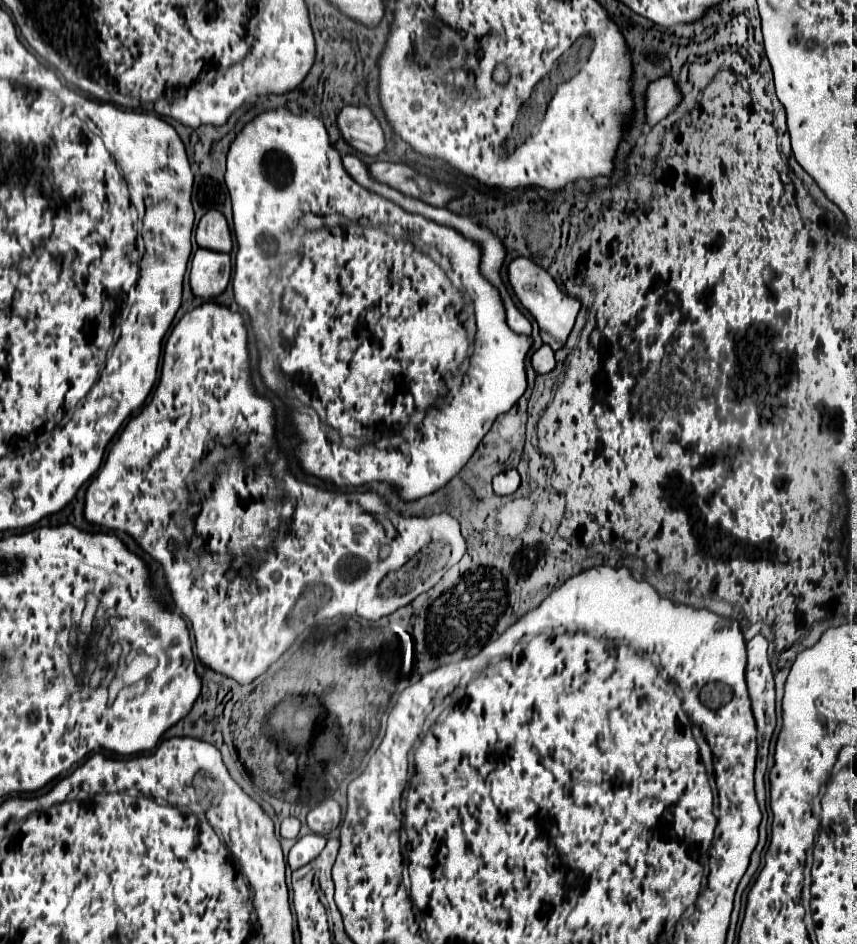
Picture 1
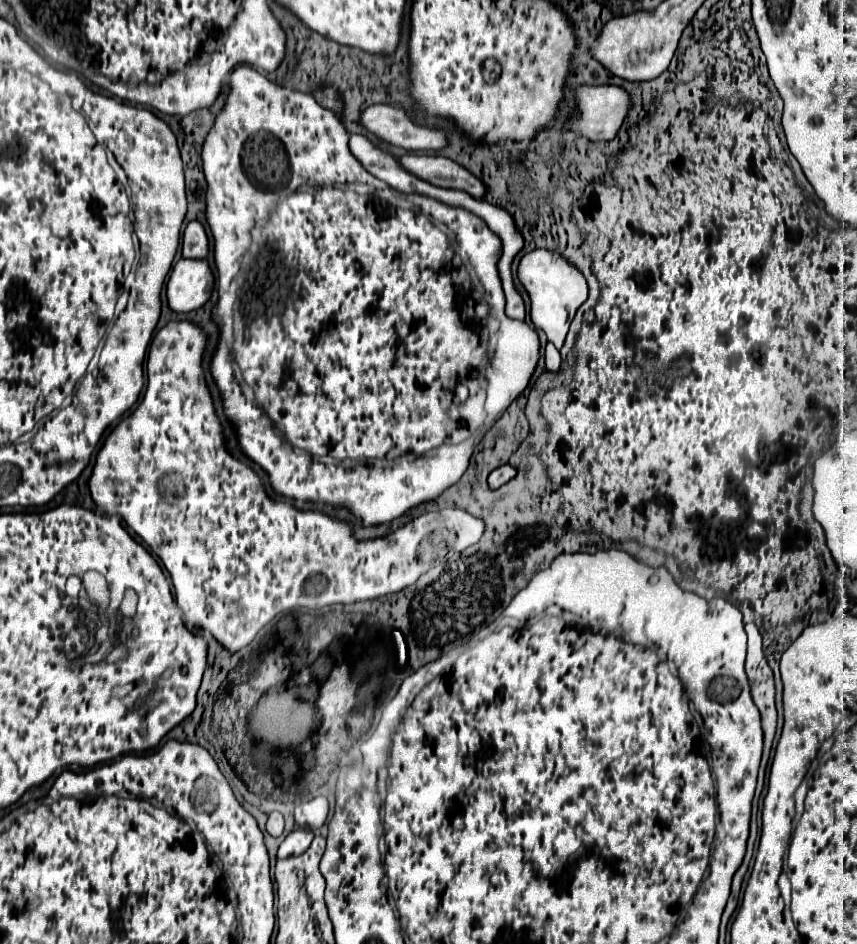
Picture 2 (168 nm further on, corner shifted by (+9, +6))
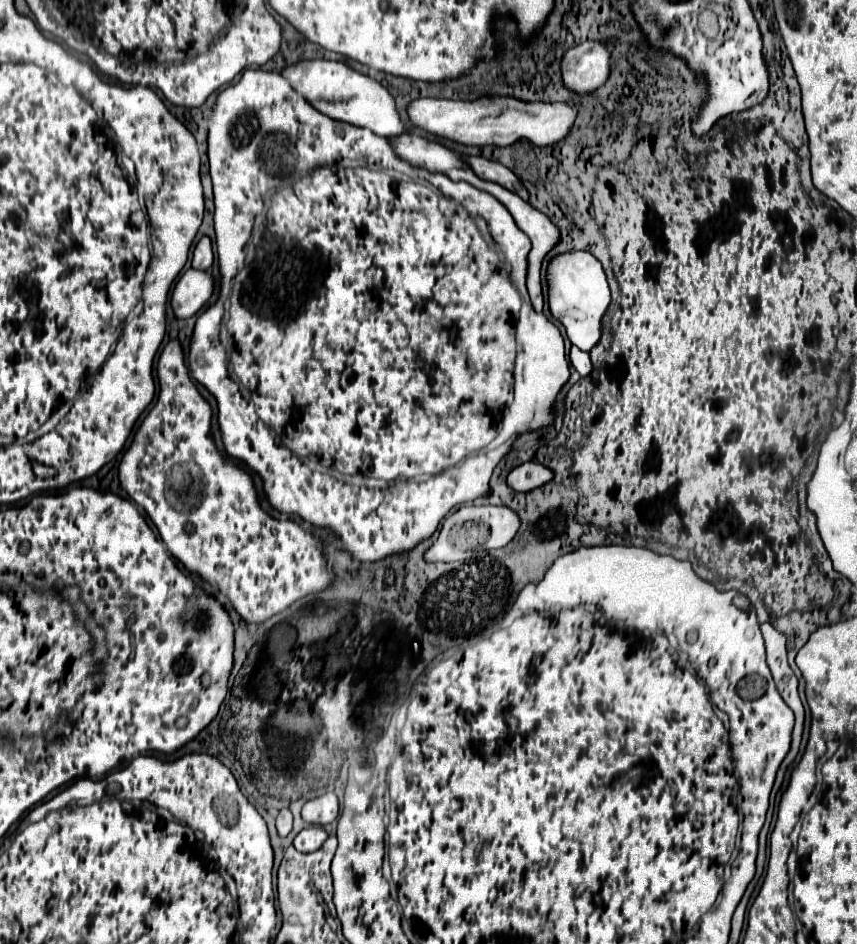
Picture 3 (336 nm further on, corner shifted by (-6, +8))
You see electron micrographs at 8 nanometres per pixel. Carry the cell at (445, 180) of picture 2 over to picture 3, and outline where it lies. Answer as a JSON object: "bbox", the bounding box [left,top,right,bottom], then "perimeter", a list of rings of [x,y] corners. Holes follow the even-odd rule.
{"bbox":[465,157,529,201],"perimeter":[[[465,157],[465,161],[471,165],[471,169],[475,169],[475,173],[479,173],[479,177],[487,179],[487,181],[495,181],[499,185],[503,185],[505,189],[517,193],[521,199],[529,201],[529,191],[523,187],[523,183],[517,179],[517,175],[507,169],[505,165],[501,165],[499,161],[491,161],[485,157]]]}

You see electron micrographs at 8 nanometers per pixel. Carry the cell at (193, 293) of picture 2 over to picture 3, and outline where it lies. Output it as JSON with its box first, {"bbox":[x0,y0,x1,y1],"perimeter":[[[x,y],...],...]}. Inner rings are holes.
{"bbox":[171,269,213,319],"perimeter":[[[187,269],[171,293],[171,307],[177,319],[189,319],[207,305],[213,295],[213,277],[207,271]]]}

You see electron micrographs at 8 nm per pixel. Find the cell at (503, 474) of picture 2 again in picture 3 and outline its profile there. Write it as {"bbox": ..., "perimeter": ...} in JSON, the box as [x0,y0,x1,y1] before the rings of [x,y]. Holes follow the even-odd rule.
{"bbox":[507,461,553,491],"perimeter":[[[529,461],[529,463],[523,463],[523,465],[515,467],[509,473],[507,483],[515,491],[533,491],[533,489],[549,483],[551,479],[553,479],[551,469],[547,469],[545,465],[541,465],[537,461]]]}

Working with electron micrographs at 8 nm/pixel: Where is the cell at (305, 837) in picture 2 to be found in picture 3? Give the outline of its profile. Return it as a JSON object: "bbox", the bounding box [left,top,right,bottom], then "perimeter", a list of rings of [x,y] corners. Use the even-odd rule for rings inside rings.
{"bbox":[293,825,327,853],"perimeter":[[[313,825],[313,827],[305,827],[305,829],[295,837],[293,845],[295,845],[295,849],[301,851],[301,853],[313,853],[313,851],[317,851],[317,849],[325,843],[325,839],[327,839],[325,829],[319,827],[319,825]]]}

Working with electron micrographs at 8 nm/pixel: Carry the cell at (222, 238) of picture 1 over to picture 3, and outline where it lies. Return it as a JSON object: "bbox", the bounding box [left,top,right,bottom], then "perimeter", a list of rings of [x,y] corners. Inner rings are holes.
{"bbox":[191,237,213,271],"perimeter":[[[203,237],[195,251],[193,251],[193,263],[191,267],[193,269],[199,269],[199,271],[207,271],[209,267],[213,265],[213,247],[211,247],[211,239],[209,237]]]}

